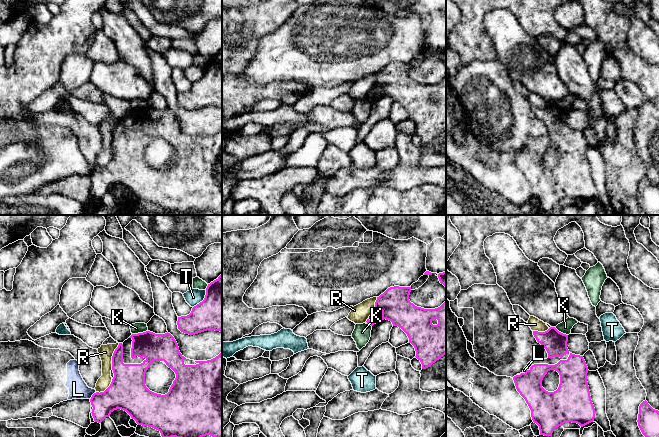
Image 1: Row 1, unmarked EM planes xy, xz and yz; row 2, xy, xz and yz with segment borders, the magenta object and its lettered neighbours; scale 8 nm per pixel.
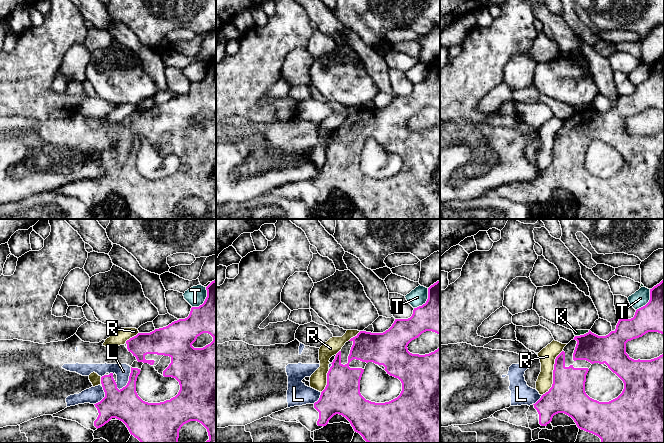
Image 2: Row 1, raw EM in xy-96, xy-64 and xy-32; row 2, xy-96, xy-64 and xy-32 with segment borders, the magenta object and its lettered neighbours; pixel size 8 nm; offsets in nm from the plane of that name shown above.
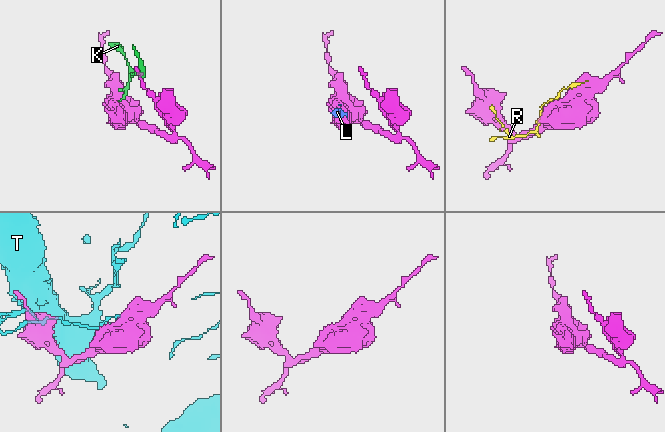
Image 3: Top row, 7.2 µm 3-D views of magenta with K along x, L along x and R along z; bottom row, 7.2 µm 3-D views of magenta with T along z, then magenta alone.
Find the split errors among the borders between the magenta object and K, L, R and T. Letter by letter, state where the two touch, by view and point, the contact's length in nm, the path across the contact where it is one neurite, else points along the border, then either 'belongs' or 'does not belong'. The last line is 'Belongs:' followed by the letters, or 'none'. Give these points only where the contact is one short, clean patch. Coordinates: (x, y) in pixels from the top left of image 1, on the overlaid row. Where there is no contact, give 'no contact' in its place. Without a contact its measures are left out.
K: xy (139, 333) | 130 nm | does not belong
L: xy (92, 395) | 80 nm | does not belong
R: xy (112, 356) | 220 nm | does not belong
T: xy (203, 300) | 180 nm | does not belong
Belongs: none

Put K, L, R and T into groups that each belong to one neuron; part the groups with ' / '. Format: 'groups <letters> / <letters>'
groups K / L / R / T

